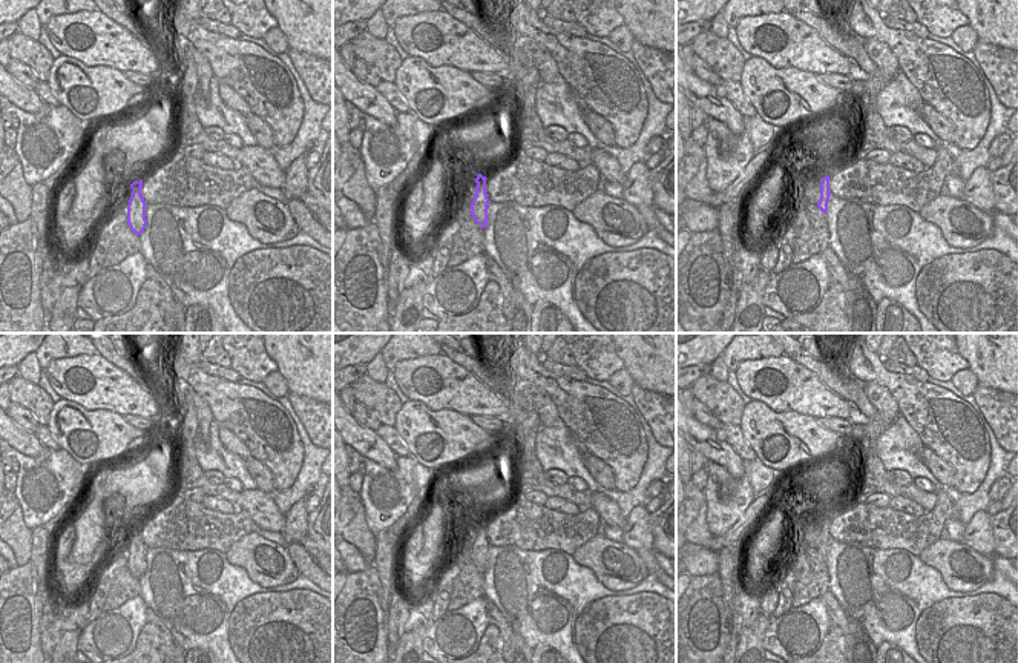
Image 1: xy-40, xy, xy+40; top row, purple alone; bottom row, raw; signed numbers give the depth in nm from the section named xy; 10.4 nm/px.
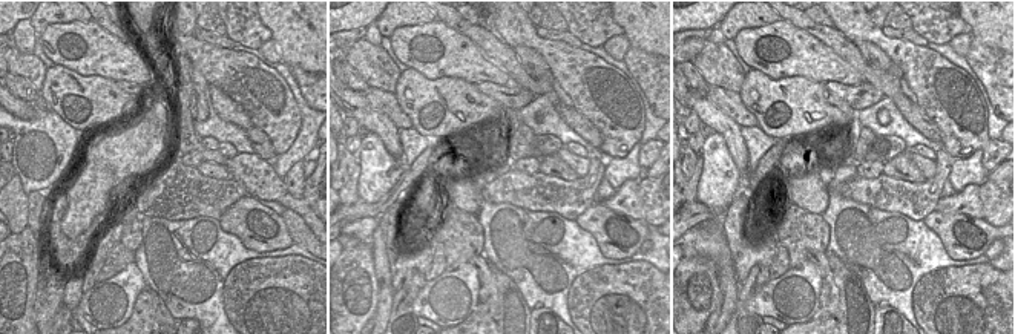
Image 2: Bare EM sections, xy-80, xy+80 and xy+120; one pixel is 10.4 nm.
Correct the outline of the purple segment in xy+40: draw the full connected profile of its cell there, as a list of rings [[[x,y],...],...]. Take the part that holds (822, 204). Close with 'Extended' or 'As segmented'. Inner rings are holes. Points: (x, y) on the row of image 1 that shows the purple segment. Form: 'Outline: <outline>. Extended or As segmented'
Outline: [[[832,160],[825,163],[820,170],[823,173],[823,178],[820,181],[820,200],[817,203],[817,207],[826,215],[828,210],[828,201],[829,201],[829,180],[832,178],[832,175],[839,170],[842,170],[843,167],[846,167],[843,160]]]. Extended

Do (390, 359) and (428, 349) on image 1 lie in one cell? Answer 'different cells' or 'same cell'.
same cell

